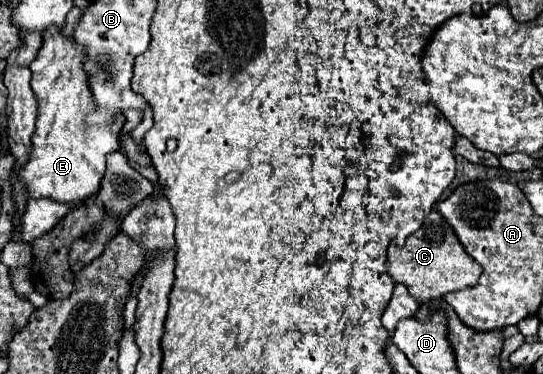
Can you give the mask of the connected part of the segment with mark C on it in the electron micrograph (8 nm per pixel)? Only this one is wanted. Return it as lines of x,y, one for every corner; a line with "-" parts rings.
432,208
432,212
424,218
420,230
410,234
402,248
398,248
396,242
390,244
388,274
392,276
394,282
404,284
416,300
426,302
426,300
438,300
452,290
470,288
472,284
478,282
482,268
472,260
472,256
466,254
452,226
442,218
442,214
436,208

